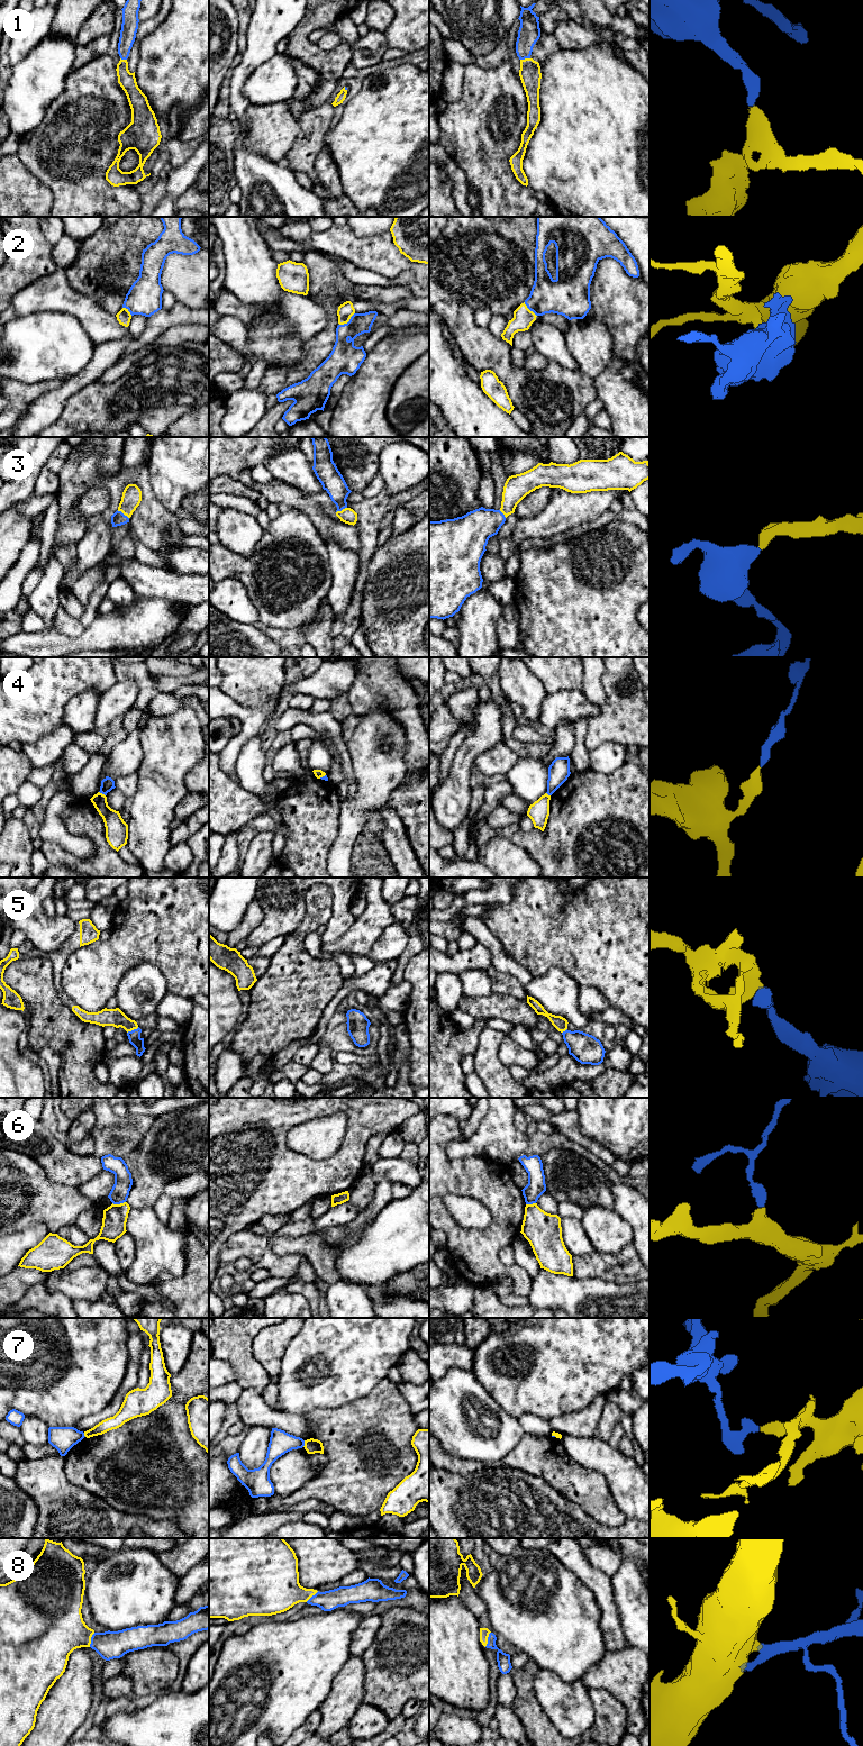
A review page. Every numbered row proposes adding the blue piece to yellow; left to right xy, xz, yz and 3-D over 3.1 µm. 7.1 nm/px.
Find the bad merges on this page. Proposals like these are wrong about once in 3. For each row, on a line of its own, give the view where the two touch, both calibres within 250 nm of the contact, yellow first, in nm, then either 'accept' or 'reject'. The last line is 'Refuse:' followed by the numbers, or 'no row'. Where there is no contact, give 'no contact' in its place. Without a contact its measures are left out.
1: meets yellow in yz; 150 nm thick on the yellow side, 160 nm on the other; accept
2: meets yellow in xz; 110 nm thick on the yellow side, 200 nm on the other; accept
3: meets yellow in xy; 140 nm thick on the yellow side, 100 nm on the other; accept
4: meets yellow in xy; 140 nm thick on the yellow side, 100 nm on the other; reject
5: meets yellow in xy; 130 nm thick on the yellow side, 90 nm on the other; accept
6: meets yellow in xy; 180 nm thick on the yellow side, 130 nm on the other; reject
7: meets yellow in xz; 100 nm thick on the yellow side, 160 nm on the other; reject
8: meets yellow in yz; 70 nm thick on the yellow side, 100 nm on the other; accept
Refuse: 4, 6, 7

